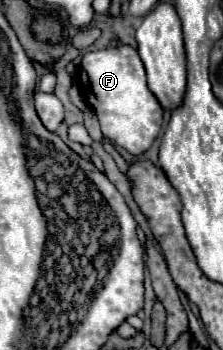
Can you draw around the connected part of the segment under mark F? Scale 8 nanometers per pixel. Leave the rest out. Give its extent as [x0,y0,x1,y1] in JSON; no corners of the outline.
[79,45,163,157]

